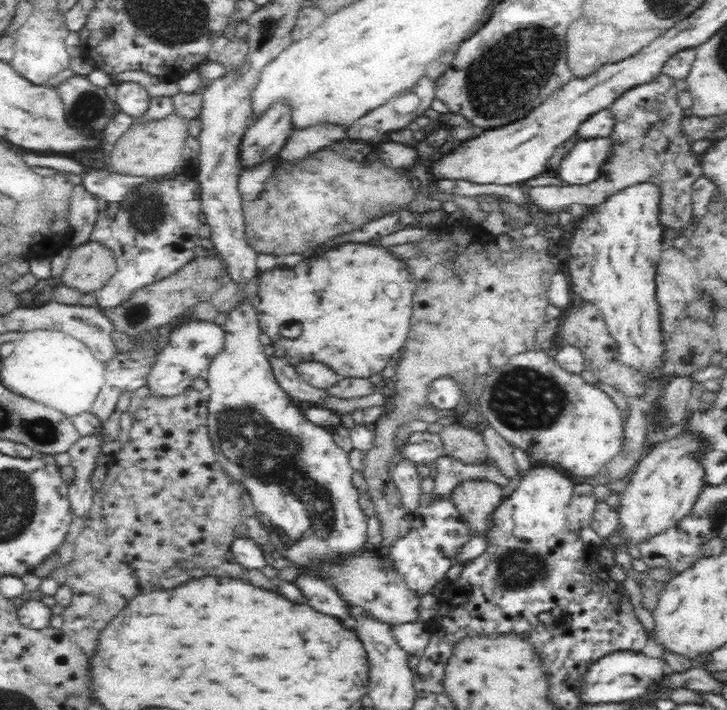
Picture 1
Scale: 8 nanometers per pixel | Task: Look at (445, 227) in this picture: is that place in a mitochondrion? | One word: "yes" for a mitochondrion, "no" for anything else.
no

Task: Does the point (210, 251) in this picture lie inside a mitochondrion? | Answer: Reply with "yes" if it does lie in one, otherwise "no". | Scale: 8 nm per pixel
no

